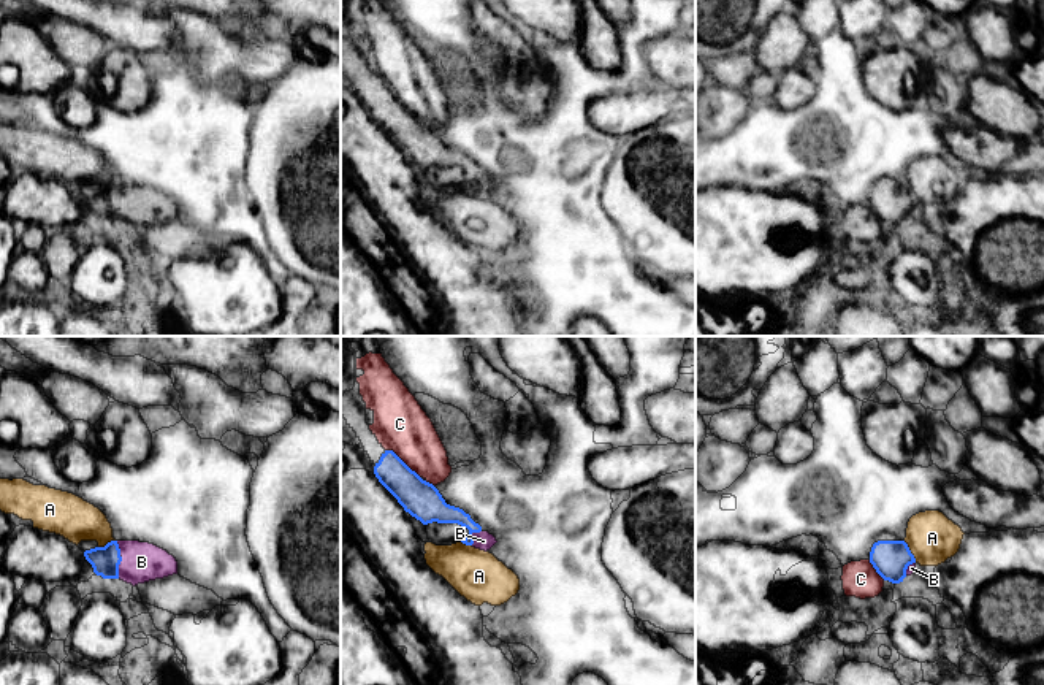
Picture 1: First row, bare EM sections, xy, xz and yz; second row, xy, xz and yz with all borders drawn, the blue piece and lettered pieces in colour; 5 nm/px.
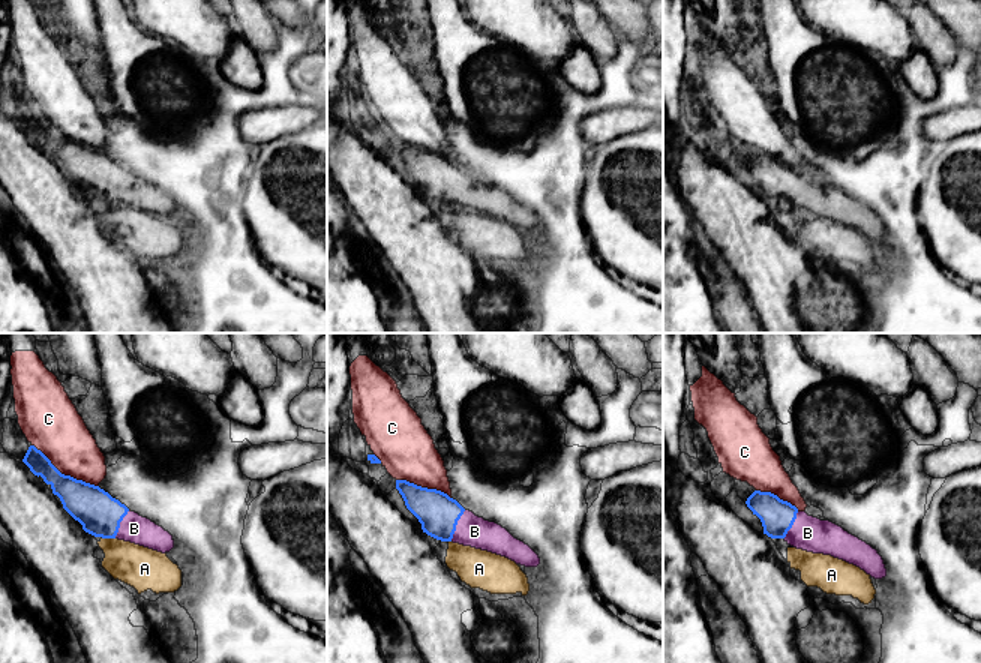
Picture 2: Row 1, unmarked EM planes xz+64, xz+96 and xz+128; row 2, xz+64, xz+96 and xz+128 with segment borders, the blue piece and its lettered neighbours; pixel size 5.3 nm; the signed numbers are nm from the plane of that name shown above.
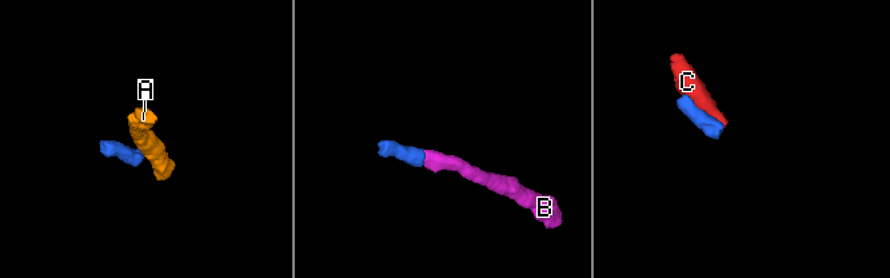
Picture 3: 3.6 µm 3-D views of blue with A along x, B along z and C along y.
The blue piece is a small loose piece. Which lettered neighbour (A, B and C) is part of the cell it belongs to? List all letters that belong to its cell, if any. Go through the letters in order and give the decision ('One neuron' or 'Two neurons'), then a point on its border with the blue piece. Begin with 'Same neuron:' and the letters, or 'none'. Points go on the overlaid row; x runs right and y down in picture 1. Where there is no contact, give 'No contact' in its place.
Same neuron: B
A: Two neurons. Touches blue at yz (910, 552)
B: One neuron. Touches blue at xy (121, 560)
C: Two neurons. Touches blue at xz (401, 460)

